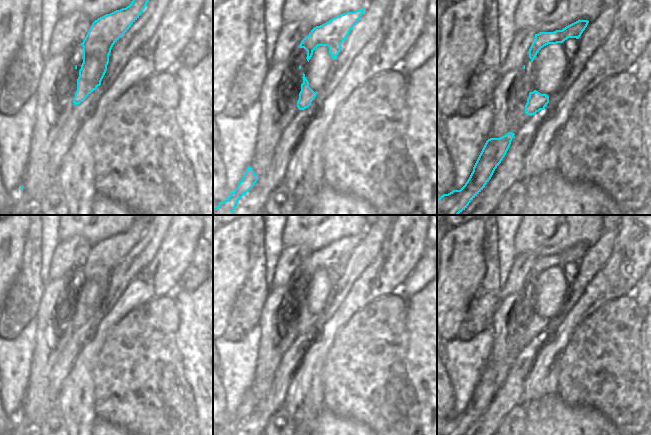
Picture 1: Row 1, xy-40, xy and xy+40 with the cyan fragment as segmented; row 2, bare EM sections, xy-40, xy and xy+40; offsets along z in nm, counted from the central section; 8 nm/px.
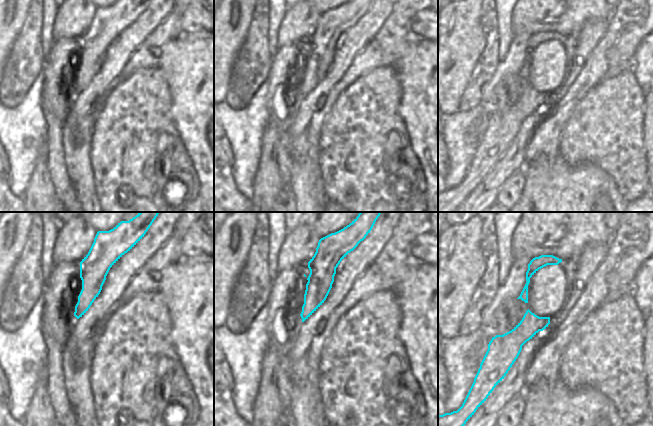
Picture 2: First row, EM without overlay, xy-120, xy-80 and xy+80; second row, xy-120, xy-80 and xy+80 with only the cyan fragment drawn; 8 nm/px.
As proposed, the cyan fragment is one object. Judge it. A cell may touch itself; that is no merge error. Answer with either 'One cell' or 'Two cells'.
One cell

